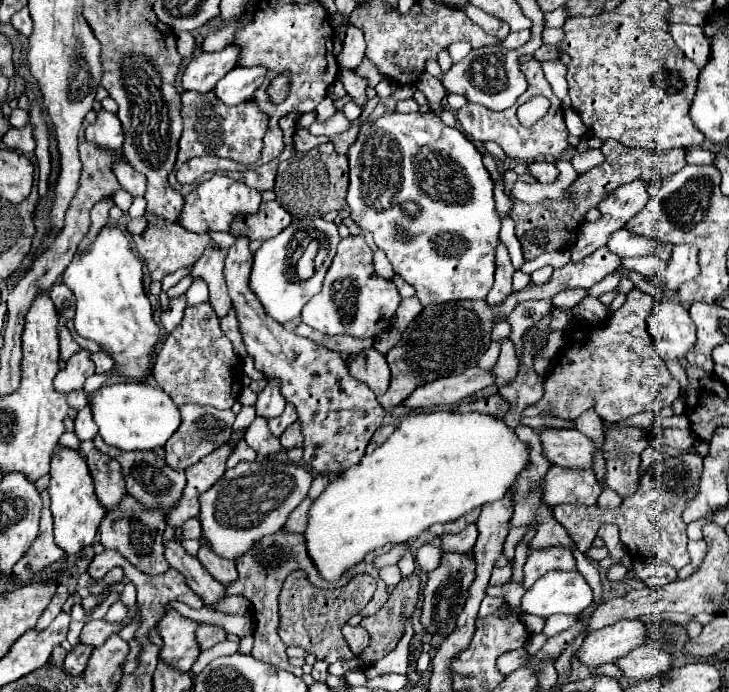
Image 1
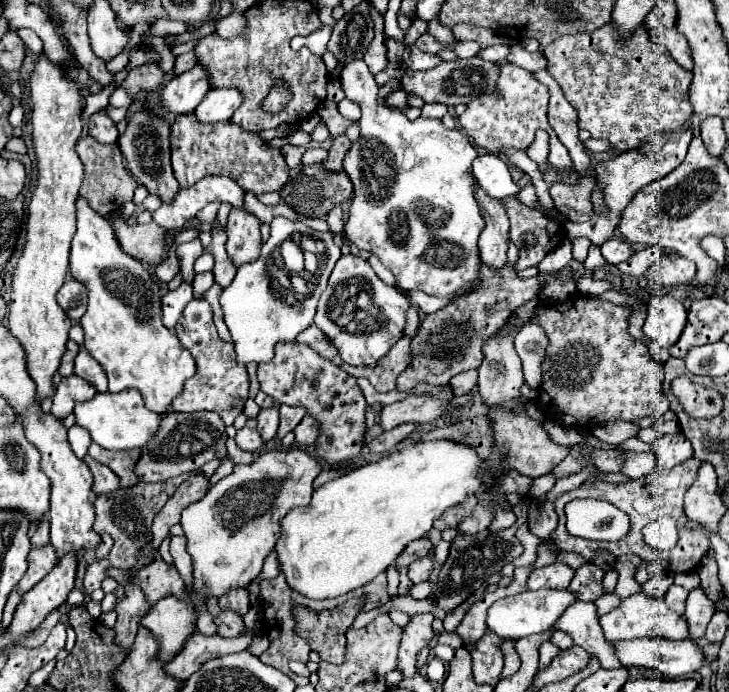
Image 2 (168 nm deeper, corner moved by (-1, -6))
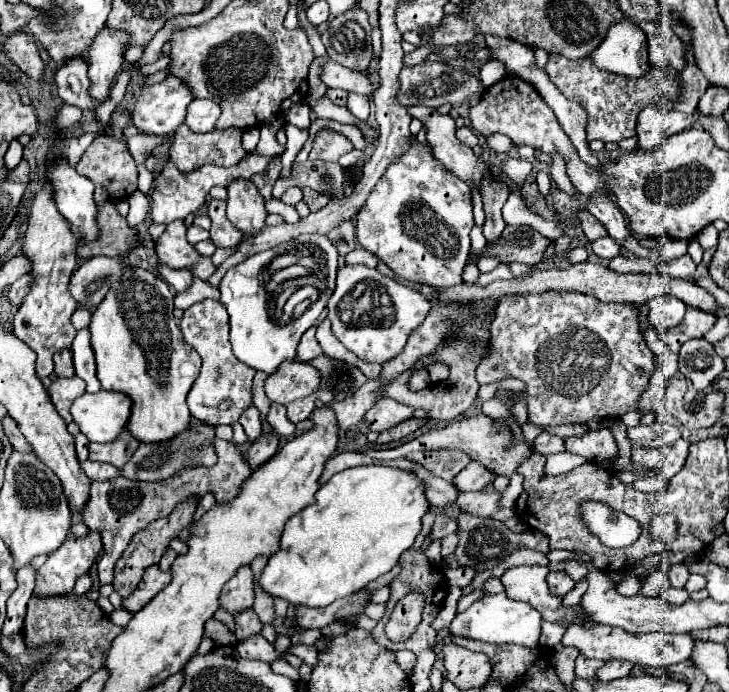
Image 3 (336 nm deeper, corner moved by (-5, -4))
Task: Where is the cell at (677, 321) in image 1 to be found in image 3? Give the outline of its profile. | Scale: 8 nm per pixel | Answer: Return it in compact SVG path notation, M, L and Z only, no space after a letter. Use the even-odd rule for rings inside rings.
M657 296L647 302L649 306L649 324L655 328L677 328L683 318L687 304L683 300L677 300L675 296Z

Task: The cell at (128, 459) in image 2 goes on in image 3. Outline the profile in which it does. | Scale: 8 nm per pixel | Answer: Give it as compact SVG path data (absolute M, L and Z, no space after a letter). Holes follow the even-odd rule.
M129 432L121 434L121 440L115 440L113 444L89 444L89 458L95 462L107 462L115 468L123 468L127 460L135 454L139 446L139 440L135 440Z

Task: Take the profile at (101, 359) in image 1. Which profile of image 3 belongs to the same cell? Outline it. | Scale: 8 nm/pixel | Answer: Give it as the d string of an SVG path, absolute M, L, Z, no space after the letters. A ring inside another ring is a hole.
M83 328L81 332L77 332L71 352L73 352L73 360L75 360L75 374L81 380L85 380L87 392L99 392L101 384L95 376L95 356L93 356L91 342L89 342L89 328Z

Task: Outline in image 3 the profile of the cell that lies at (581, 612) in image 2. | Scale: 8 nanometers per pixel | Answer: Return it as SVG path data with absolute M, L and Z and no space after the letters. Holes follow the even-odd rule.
M517 566L507 570L501 576L501 582L505 586L505 592L513 600L529 602L533 608L537 608L543 616L543 620L559 622L561 626L573 626L577 624L577 618L587 618L589 614L581 610L581 606L563 606L561 598L551 596L547 592L545 576L549 568L547 566Z

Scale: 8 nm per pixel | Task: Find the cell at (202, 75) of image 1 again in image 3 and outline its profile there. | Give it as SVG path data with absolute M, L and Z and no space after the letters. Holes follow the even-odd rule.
M169 76L141 92L133 110L133 122L145 134L173 134L185 122L193 94L185 80Z

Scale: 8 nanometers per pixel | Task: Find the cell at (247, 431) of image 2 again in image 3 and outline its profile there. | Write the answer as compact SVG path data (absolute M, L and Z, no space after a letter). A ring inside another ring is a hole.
M249 406L249 408L243 412L243 416L239 418L239 422L243 424L243 428L245 428L245 434L247 434L249 442L253 442L253 440L261 434L261 416L259 416L257 408Z

